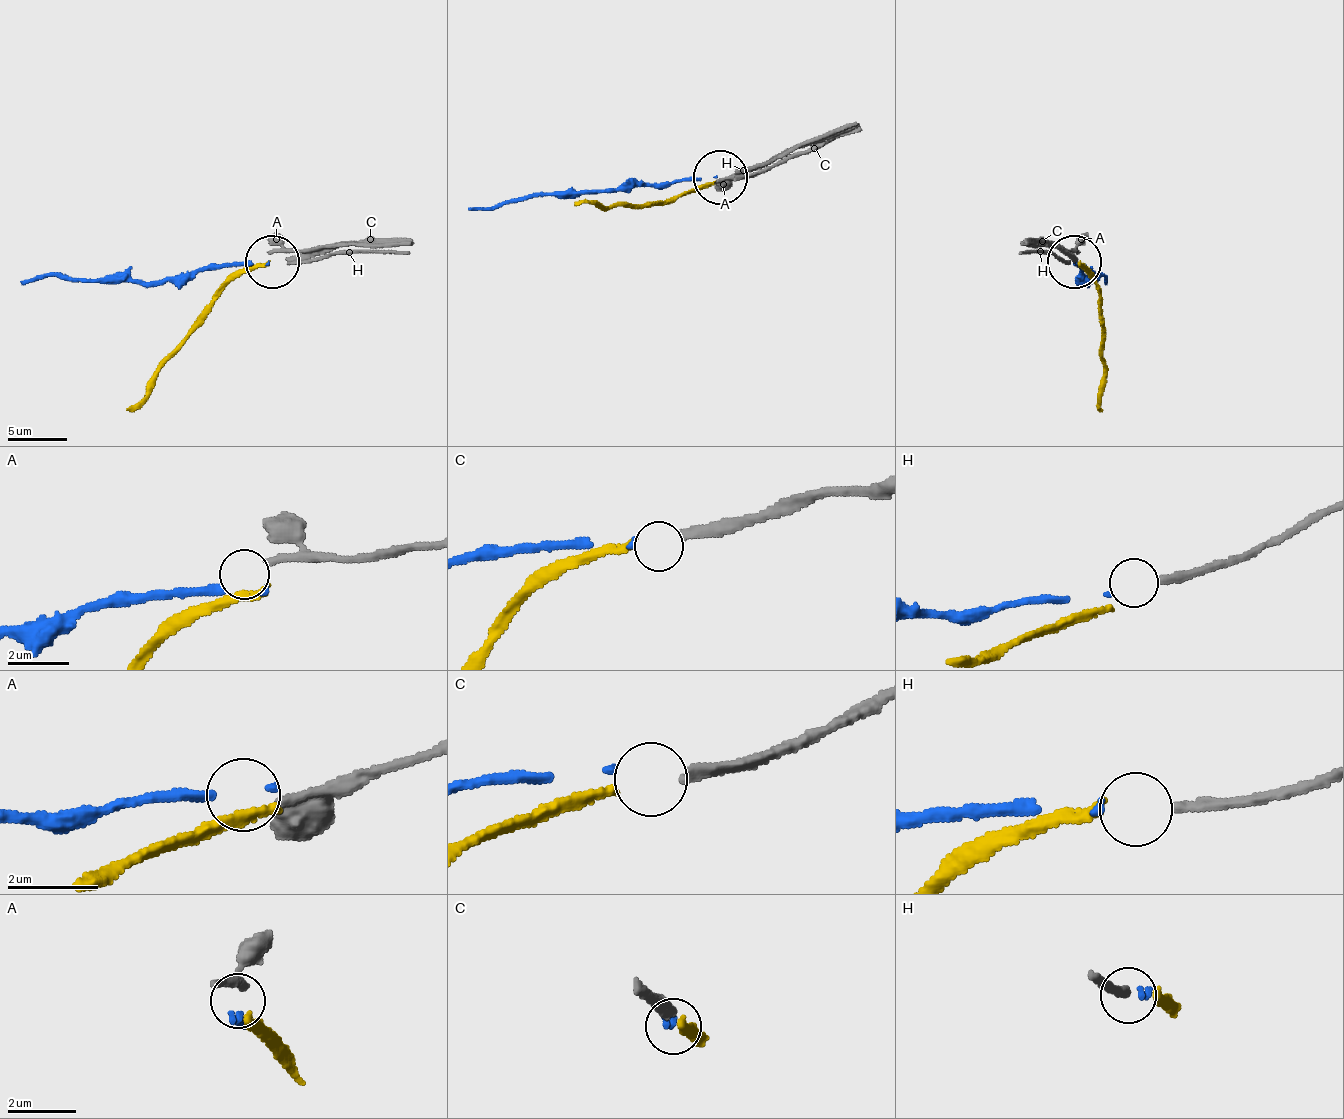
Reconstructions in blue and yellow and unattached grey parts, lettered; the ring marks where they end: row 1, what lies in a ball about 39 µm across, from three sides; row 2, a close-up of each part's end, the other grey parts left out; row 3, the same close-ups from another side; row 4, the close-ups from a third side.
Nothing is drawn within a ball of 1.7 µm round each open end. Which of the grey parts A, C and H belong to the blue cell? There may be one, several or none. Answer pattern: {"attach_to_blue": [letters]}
{"attach_to_blue": ["H"]}

